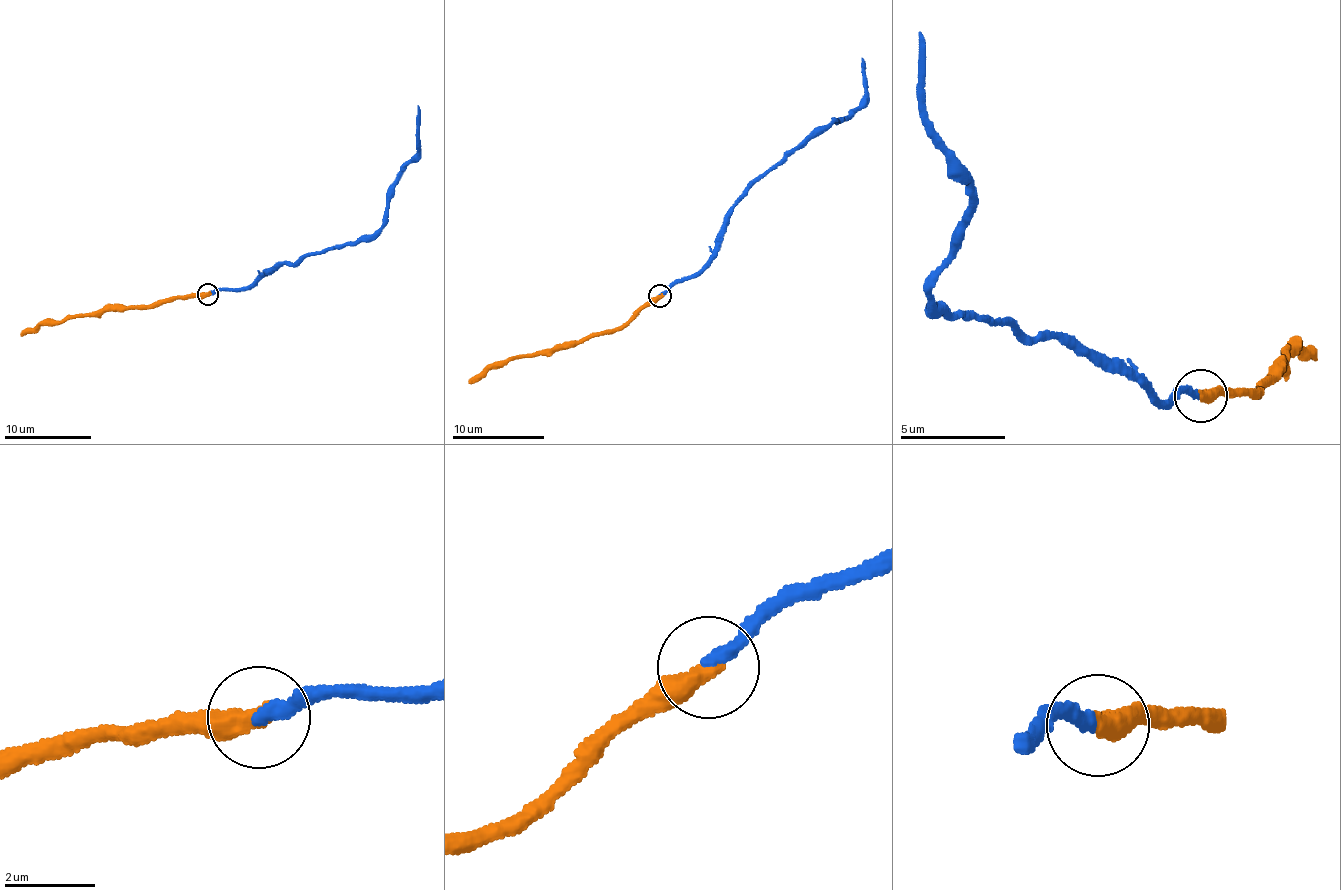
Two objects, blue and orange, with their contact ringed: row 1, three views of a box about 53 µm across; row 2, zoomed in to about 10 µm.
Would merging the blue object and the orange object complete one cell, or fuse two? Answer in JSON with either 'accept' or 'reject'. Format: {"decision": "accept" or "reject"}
{"decision": "accept"}

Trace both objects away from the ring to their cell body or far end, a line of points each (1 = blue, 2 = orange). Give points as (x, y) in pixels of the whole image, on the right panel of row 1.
1: (1197, 398), (1177, 392), (1169, 404), (1124, 371), (946, 315), (932, 300), (972, 175), (926, 117), (921, 30)
2: (1202, 398), (1201, 389), (1220, 385), (1255, 396), (1280, 347), (1290, 350), (1288, 338), (1317, 357)

